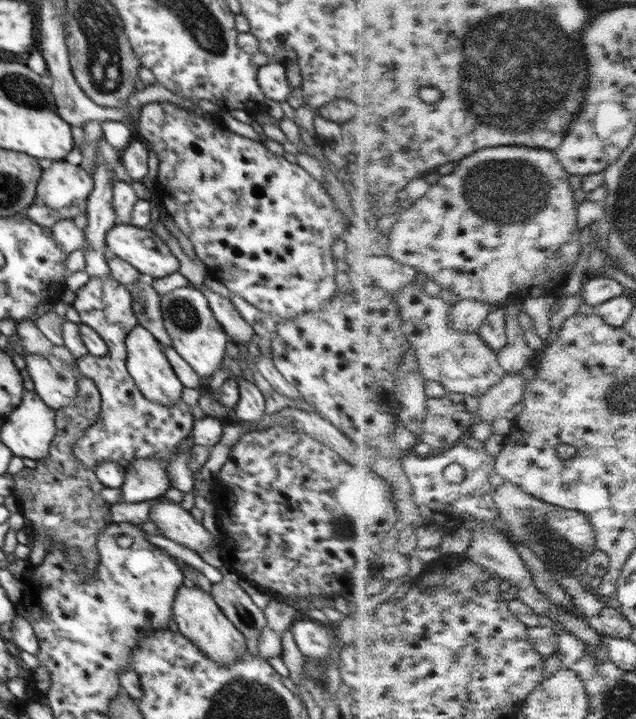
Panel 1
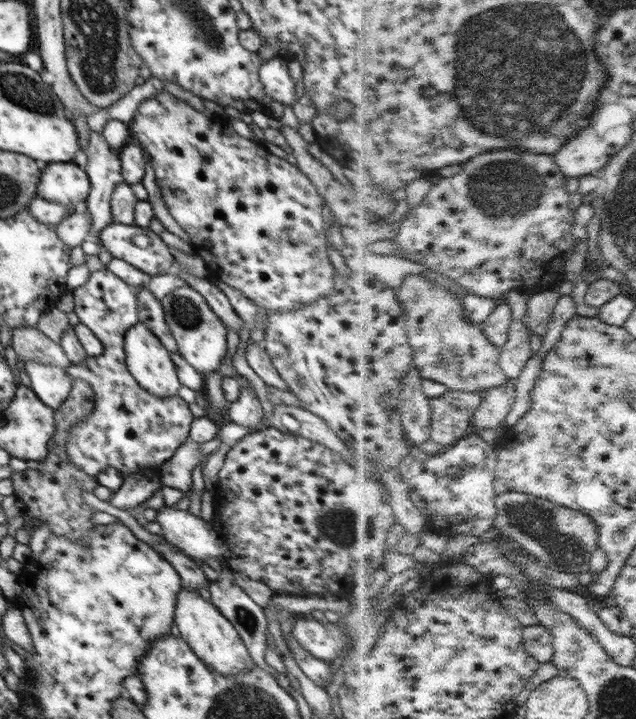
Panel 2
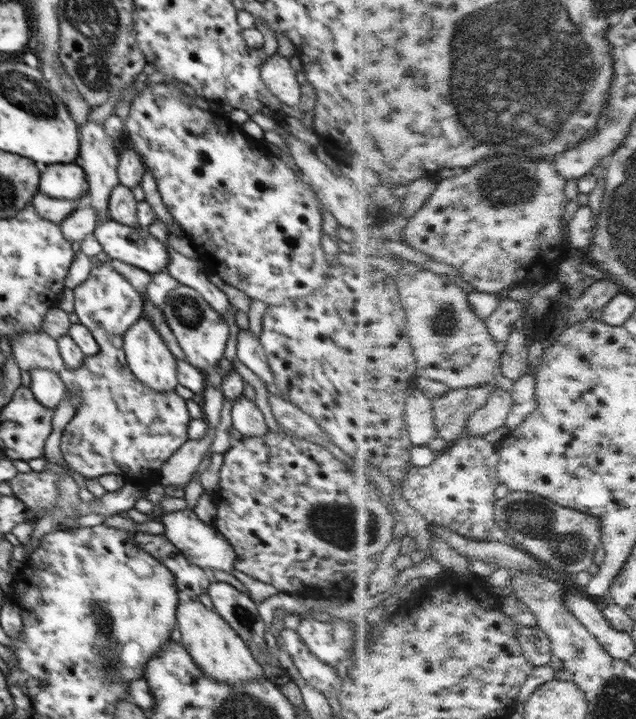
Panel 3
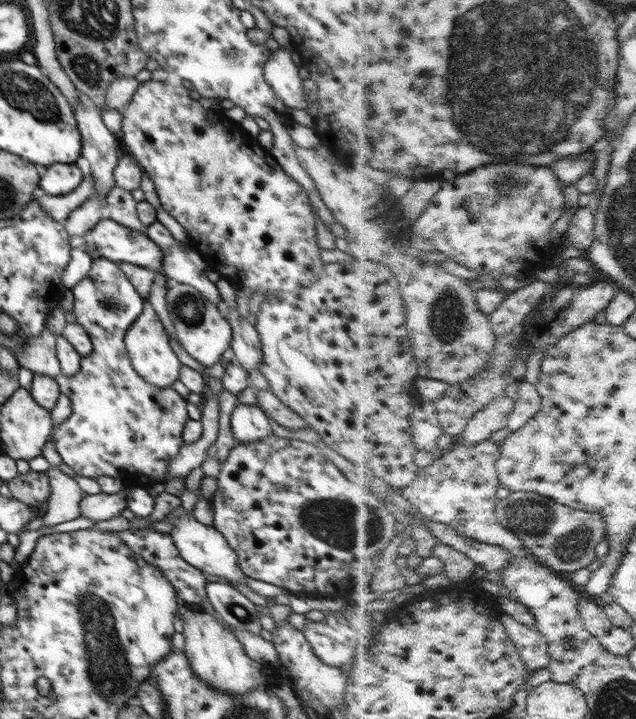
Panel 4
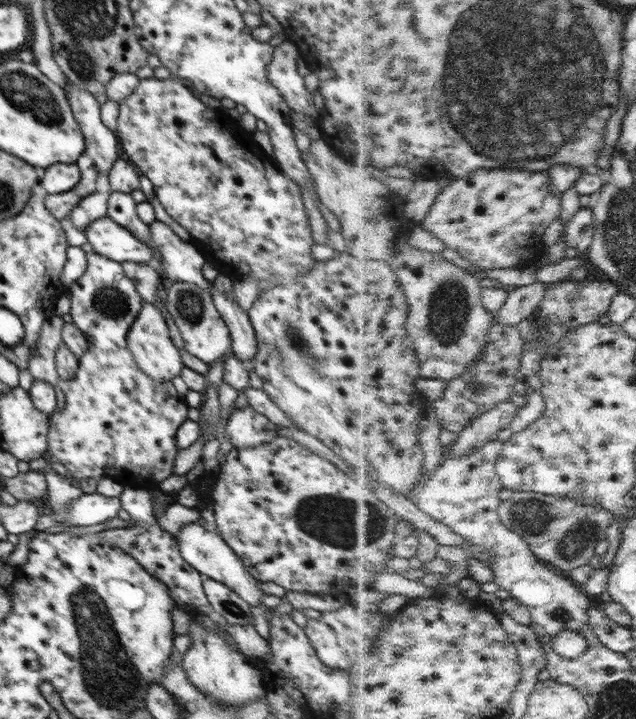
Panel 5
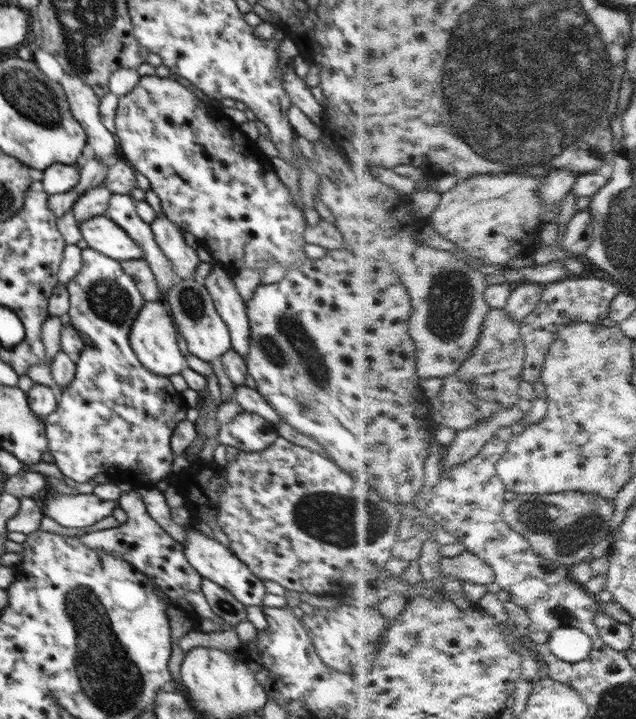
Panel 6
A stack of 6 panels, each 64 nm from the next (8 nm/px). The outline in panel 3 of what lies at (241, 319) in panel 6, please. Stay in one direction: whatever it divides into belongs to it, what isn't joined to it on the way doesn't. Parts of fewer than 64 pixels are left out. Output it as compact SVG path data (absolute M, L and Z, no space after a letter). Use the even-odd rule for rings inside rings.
M240 329L236 348L237 359L244 366L250 368L263 382L269 382L270 384L275 382L275 376L268 363L264 347L250 329L246 331Z

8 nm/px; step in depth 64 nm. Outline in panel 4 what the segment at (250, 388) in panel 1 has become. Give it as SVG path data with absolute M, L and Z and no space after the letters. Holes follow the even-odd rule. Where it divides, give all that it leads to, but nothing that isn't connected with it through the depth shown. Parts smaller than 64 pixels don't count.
M248 401L239 402L235 406L230 426L234 438L244 445L273 439L267 414L256 404L252 405Z

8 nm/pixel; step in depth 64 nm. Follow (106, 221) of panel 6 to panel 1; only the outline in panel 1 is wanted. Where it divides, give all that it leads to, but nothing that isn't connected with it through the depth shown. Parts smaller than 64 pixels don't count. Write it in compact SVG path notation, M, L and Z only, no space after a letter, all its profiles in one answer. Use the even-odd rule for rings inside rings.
M116 224L106 233L106 244L116 257L129 262L149 280L170 276L180 266L152 228Z

